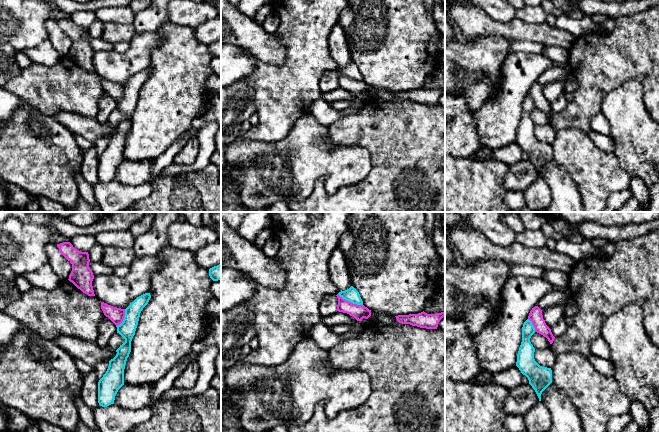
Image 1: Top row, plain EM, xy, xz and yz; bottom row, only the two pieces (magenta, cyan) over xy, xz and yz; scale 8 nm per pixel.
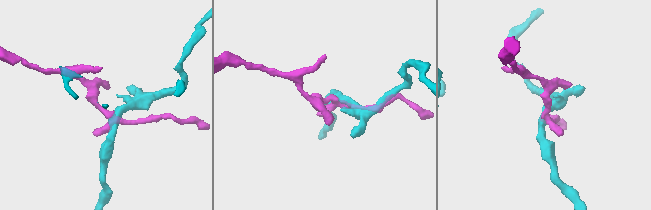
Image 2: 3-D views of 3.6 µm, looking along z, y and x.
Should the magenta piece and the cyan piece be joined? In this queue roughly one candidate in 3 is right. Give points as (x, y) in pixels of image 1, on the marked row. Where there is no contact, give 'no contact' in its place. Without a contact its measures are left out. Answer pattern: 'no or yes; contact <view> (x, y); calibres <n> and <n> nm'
no; contact xz (350, 302); calibres 120 and 110 nm

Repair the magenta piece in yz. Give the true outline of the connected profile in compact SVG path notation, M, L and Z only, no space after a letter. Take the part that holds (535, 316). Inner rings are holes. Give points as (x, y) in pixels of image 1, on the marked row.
M538 306L532 308L528 319L532 322L535 332L546 337L550 344L552 344L555 337L553 336L551 329L546 325L545 320L543 319L542 310Z

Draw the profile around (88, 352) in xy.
M59 335L53 342L74 359L79 359L93 367L100 361L110 361L117 354L116 350L108 347L100 348L96 342L92 343L67 335Z

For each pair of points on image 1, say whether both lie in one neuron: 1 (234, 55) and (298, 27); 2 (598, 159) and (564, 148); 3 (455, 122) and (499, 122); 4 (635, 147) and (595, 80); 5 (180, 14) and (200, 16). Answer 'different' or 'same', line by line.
1: different
2: same
3: different
4: different
5: same

